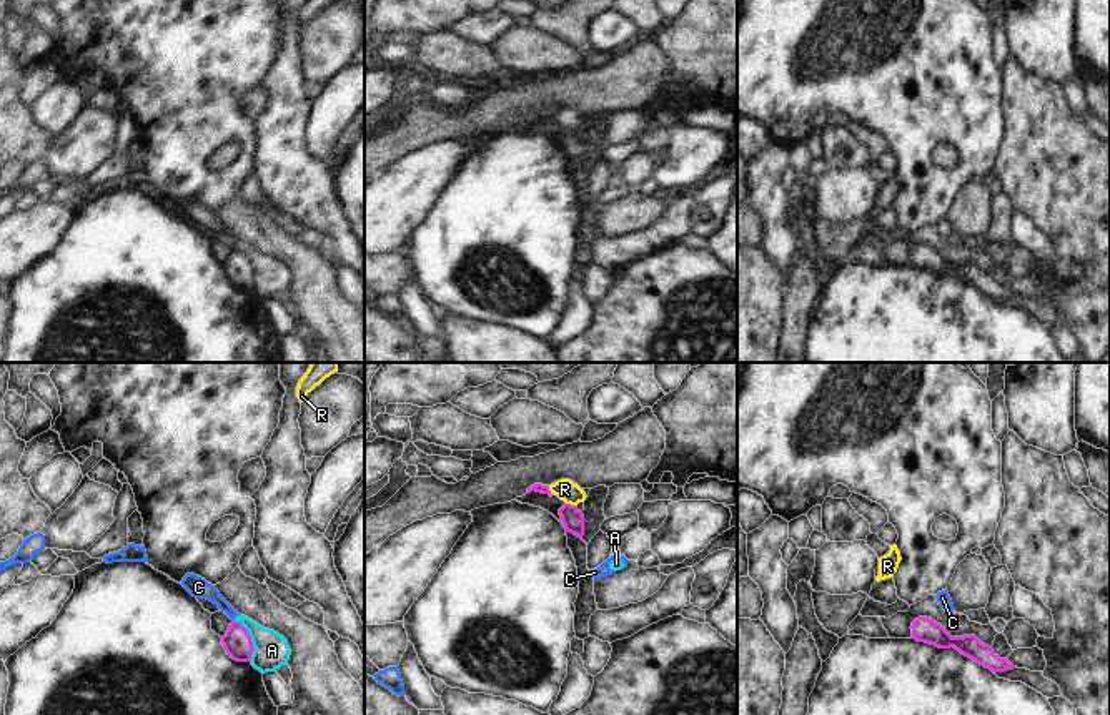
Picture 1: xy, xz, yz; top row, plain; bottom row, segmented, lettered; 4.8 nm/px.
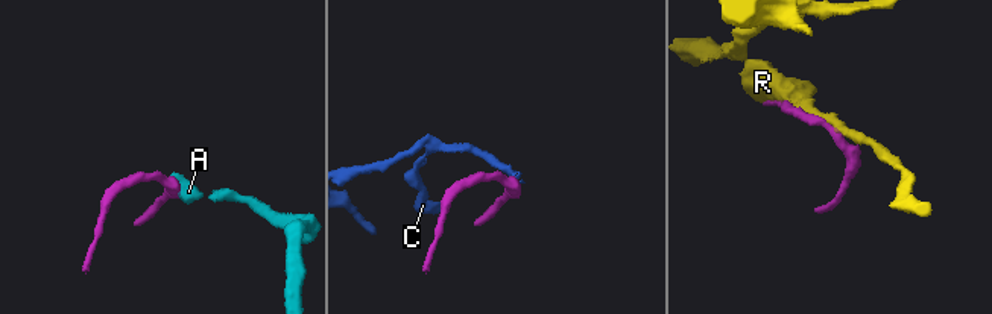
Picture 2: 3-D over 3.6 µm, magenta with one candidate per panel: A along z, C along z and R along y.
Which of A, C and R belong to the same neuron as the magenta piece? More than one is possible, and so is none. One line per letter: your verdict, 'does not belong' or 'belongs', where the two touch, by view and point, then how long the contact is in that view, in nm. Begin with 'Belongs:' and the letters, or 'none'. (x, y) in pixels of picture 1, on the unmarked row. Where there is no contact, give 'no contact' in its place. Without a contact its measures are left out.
Belongs: none
A: does not belong; meets magenta in xy at (252, 270); contact 190 nm long
C: does not belong; meets magenta in xy at (237, 250); contact 30 nm long
R: does not belong; meets magenta in xz at (569, 132); contact 50 nm long

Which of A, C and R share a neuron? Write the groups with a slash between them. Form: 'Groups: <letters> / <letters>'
Groups: A C / R.

